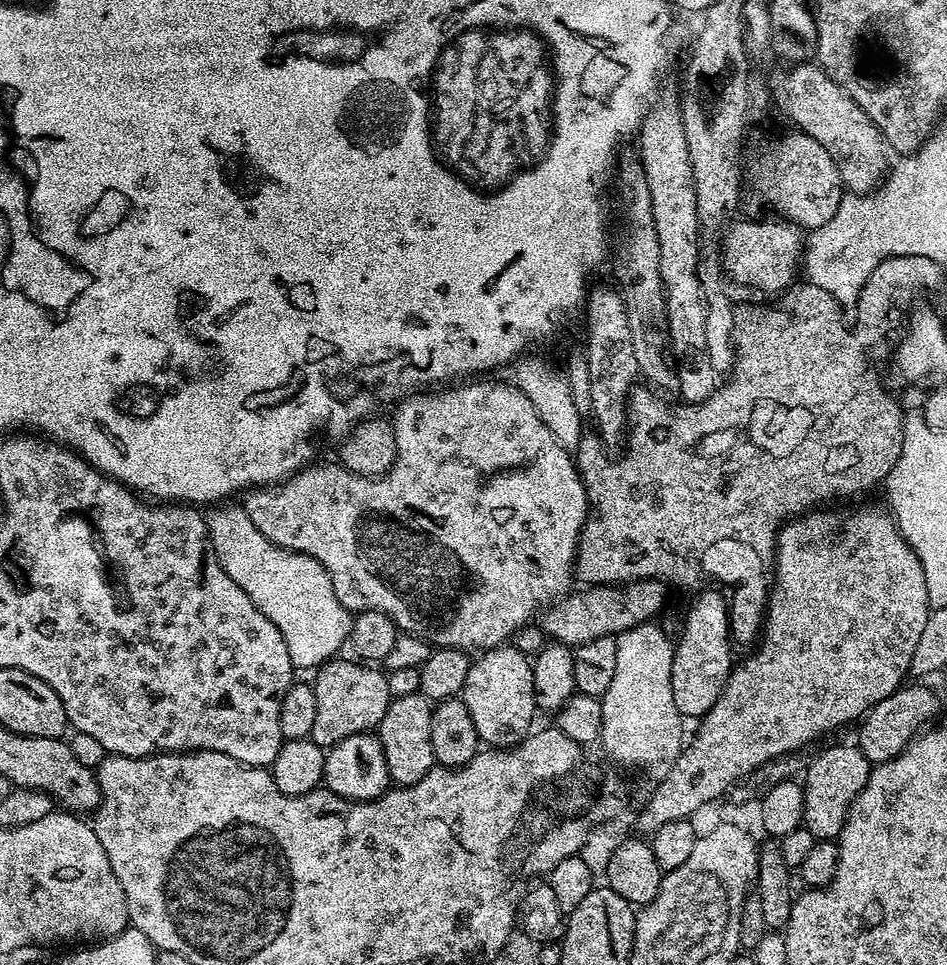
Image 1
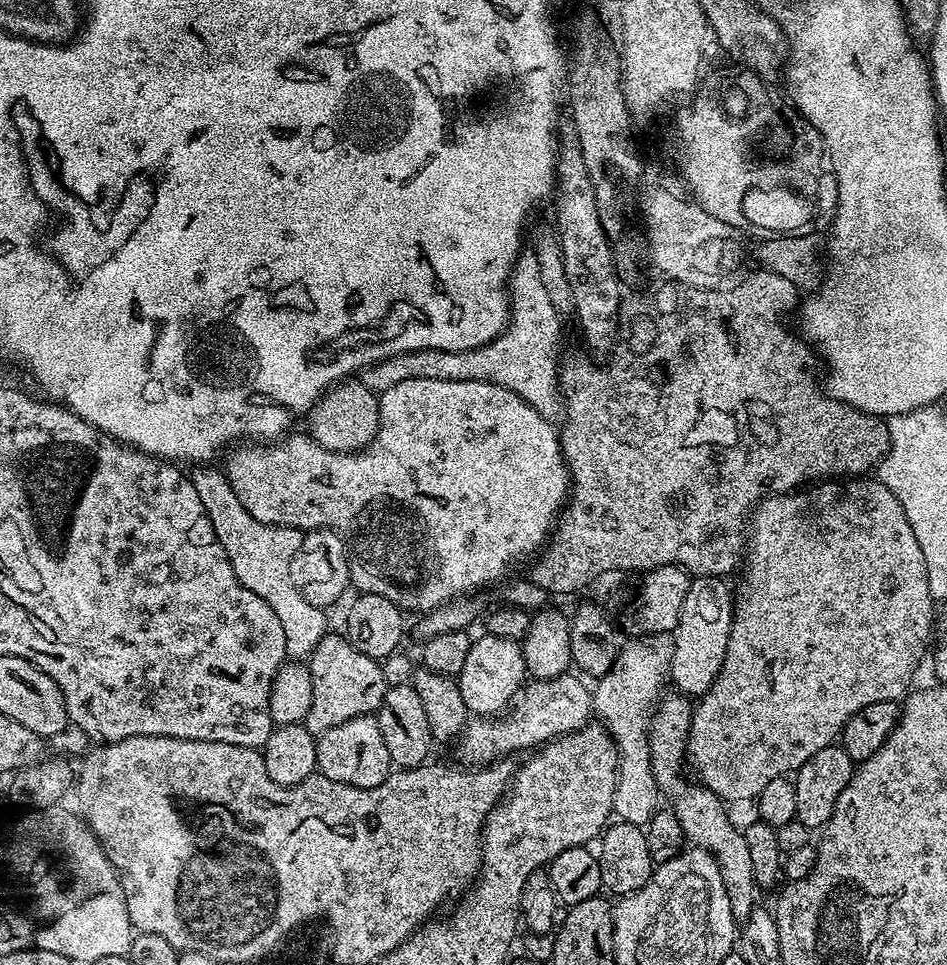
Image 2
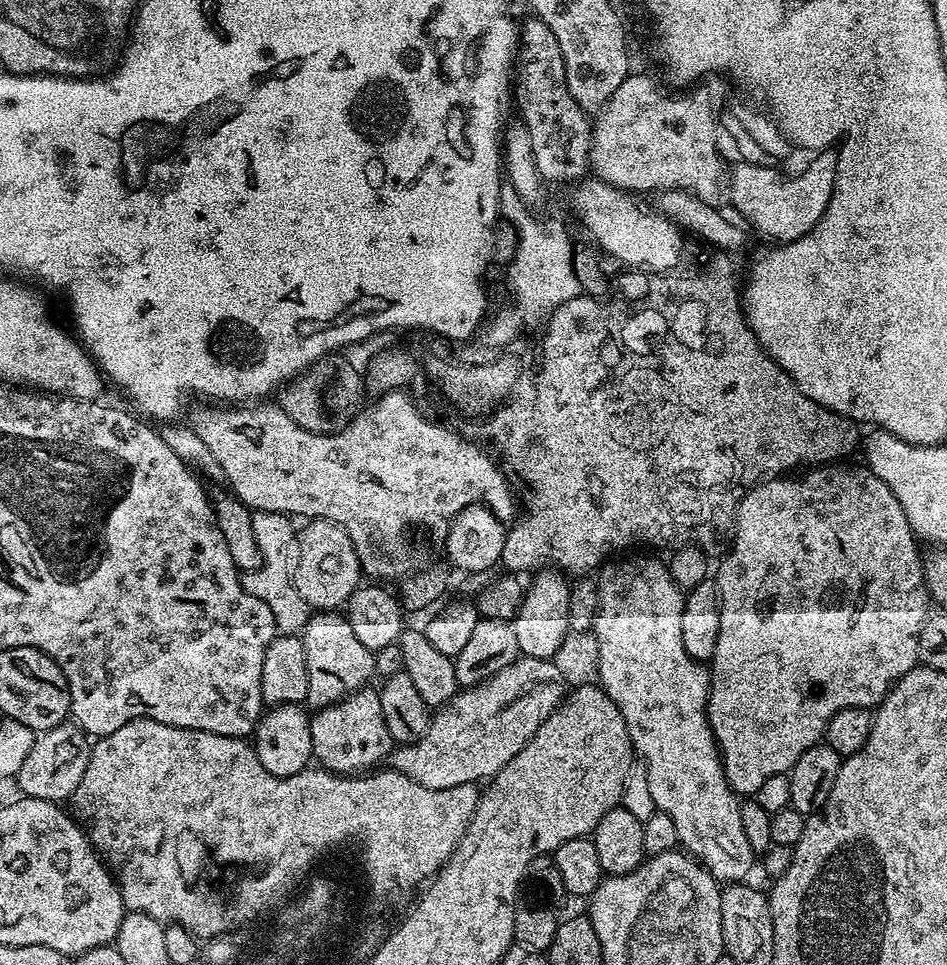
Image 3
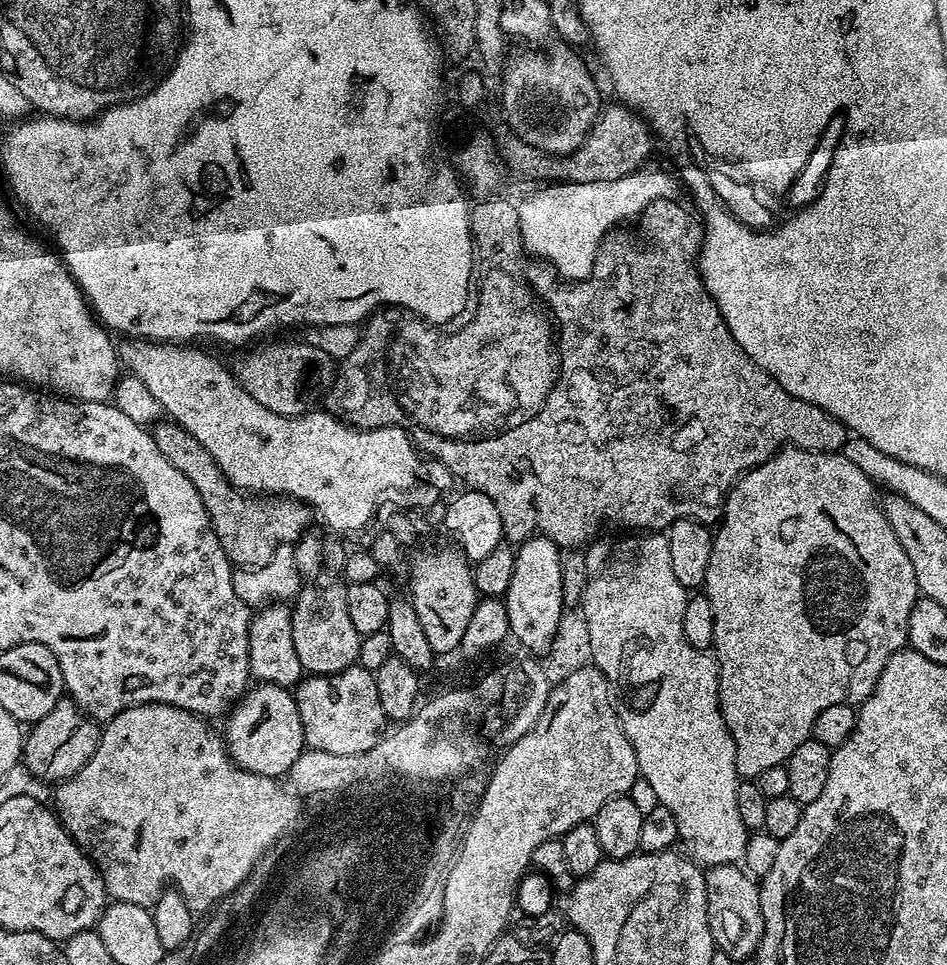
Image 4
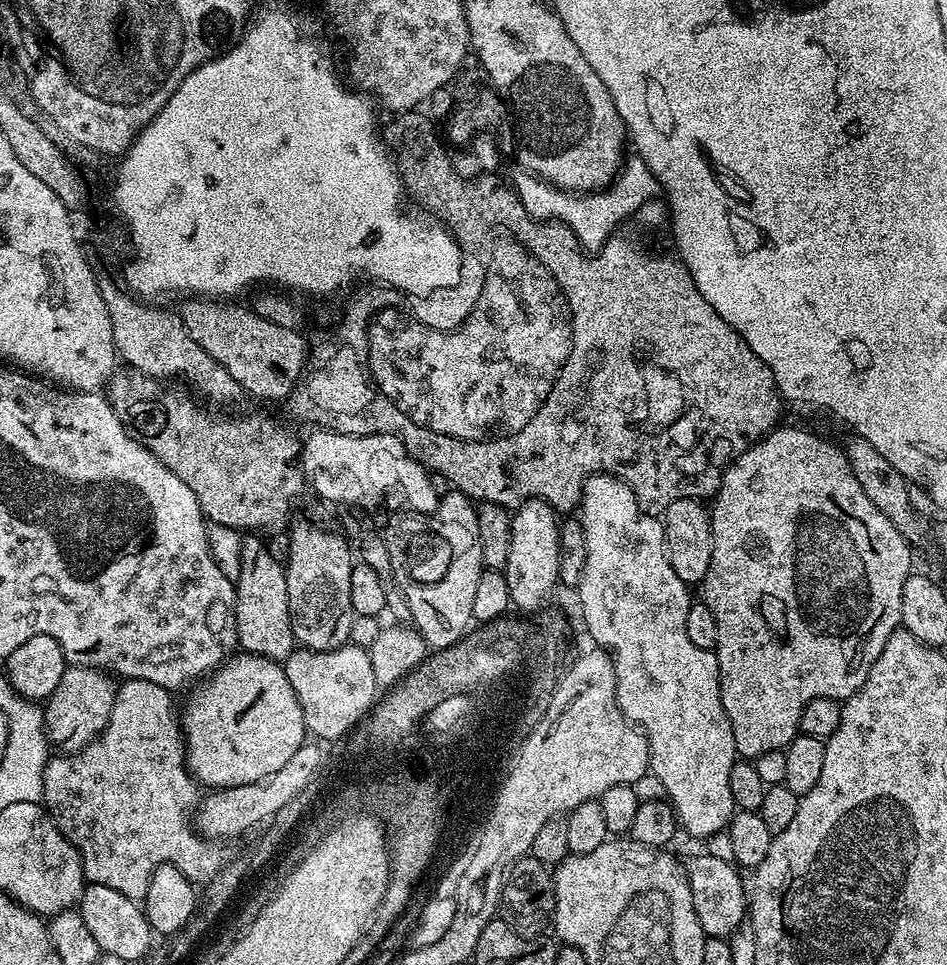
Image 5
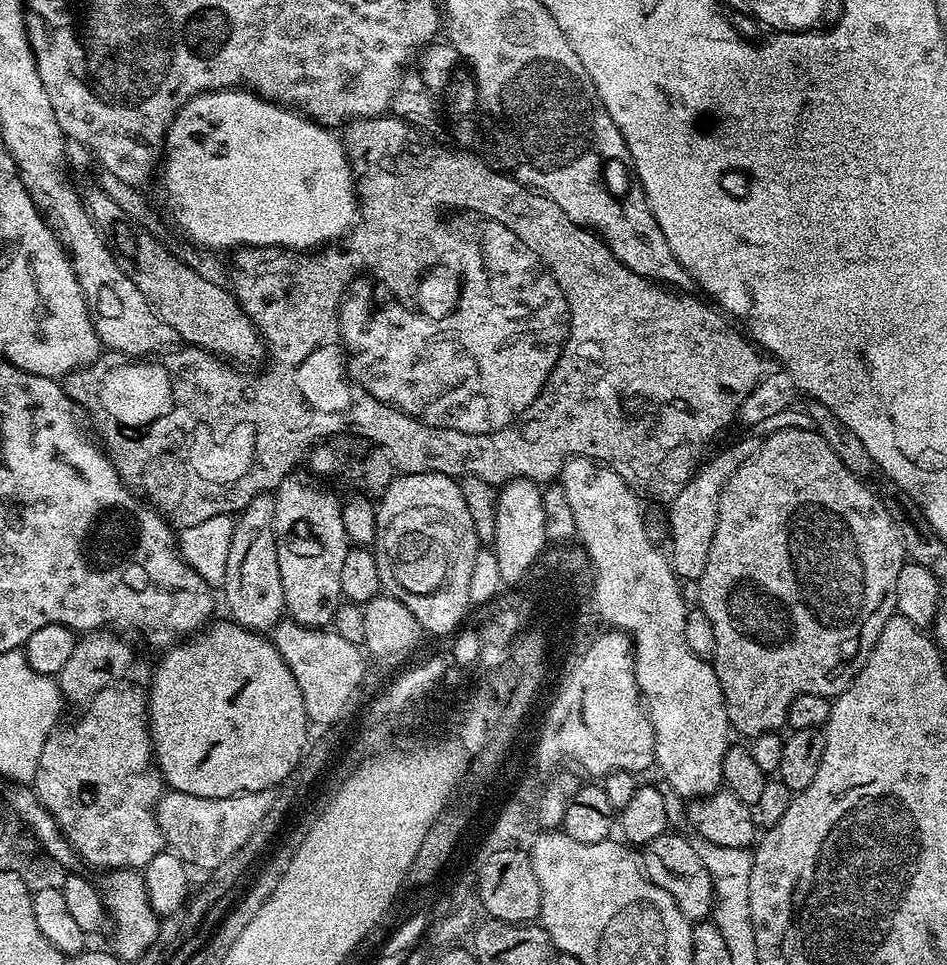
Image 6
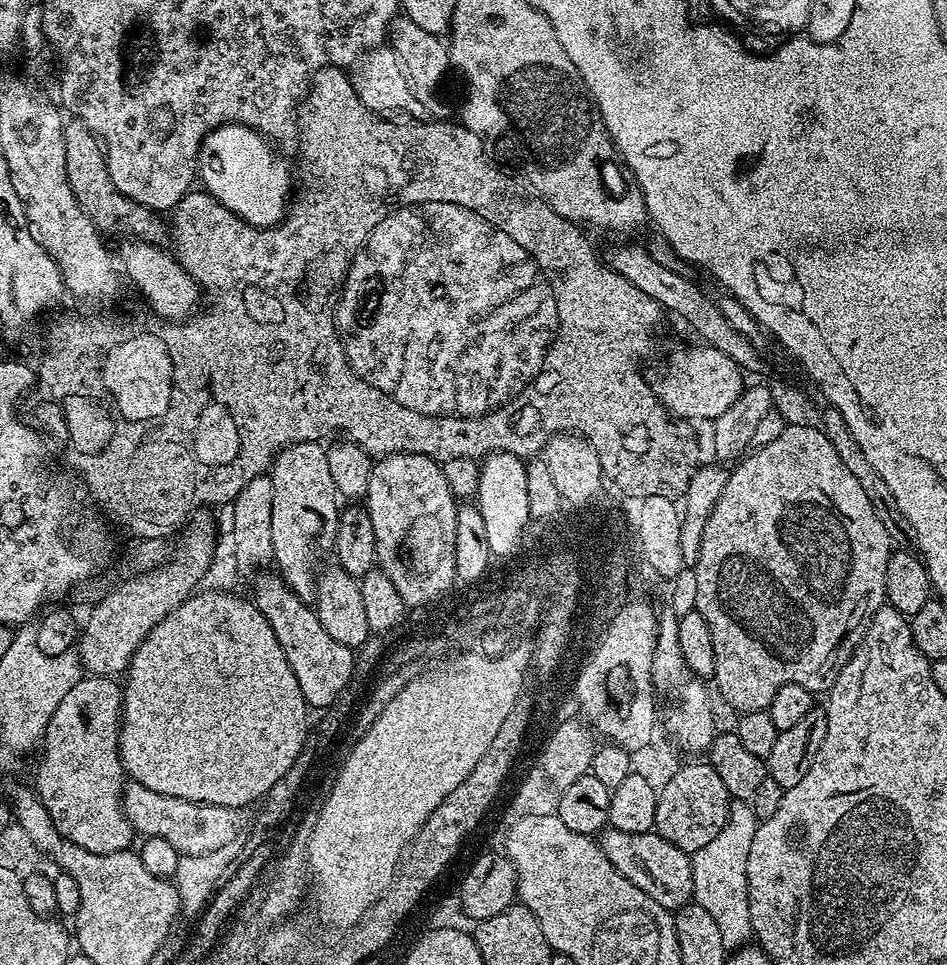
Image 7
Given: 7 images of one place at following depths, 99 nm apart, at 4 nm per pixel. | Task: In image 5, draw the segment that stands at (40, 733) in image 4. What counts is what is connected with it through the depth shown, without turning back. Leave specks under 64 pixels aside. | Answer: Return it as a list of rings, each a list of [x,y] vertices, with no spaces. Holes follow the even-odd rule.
[[[65,667],[62,682],[54,686],[54,694],[48,697],[42,708],[49,745],[60,754],[81,752],[103,732],[108,721],[112,719],[117,687],[117,681],[99,668]]]

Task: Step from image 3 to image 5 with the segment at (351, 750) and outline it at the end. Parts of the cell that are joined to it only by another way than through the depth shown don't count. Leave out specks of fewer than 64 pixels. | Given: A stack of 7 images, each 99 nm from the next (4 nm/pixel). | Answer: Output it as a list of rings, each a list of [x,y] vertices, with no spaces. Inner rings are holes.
[[[351,642],[332,652],[311,652],[308,648],[297,647],[283,661],[283,666],[290,686],[294,686],[294,694],[298,694],[305,729],[311,735],[313,732],[317,741],[343,741],[377,703],[378,685],[367,648],[359,648]]]

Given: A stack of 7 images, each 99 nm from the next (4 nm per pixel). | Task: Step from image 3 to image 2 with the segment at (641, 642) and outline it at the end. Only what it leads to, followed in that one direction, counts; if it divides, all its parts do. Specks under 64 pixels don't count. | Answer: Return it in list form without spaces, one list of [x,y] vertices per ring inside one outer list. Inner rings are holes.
[[[683,694],[665,695],[652,714],[652,724],[648,727],[648,745],[652,751],[652,773],[656,787],[663,799],[670,803],[670,811],[682,822],[684,839],[689,845],[704,848],[718,862],[726,894],[730,894],[730,910],[737,922],[742,922],[758,906],[758,889],[754,878],[754,866],[746,850],[746,838],[739,827],[732,825],[728,817],[725,801],[715,796],[710,789],[699,782],[687,780],[680,773],[680,763],[685,763],[688,750],[688,731],[692,725],[693,705]]]

